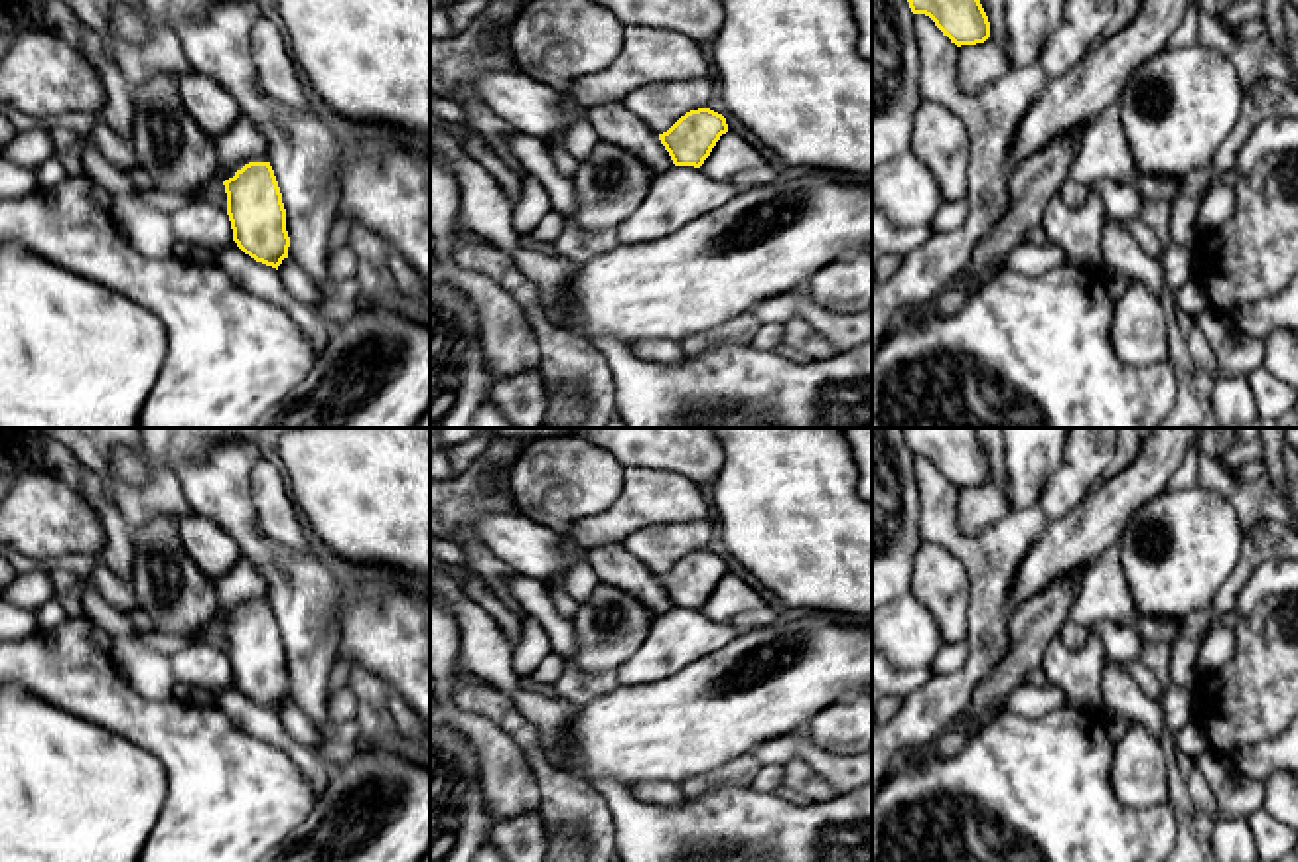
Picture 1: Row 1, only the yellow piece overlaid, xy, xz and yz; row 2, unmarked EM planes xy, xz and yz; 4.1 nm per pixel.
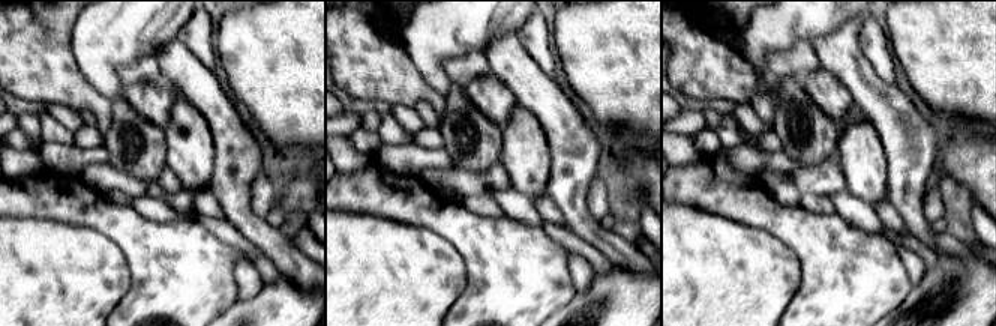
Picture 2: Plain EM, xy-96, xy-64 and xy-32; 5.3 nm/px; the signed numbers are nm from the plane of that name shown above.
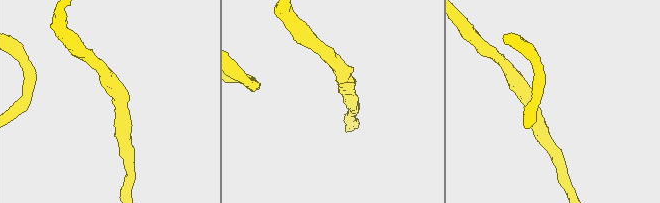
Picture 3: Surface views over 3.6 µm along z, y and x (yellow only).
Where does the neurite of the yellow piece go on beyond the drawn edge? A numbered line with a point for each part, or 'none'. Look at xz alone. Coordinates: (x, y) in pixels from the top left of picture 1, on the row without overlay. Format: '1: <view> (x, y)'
1: xz (610, 626)

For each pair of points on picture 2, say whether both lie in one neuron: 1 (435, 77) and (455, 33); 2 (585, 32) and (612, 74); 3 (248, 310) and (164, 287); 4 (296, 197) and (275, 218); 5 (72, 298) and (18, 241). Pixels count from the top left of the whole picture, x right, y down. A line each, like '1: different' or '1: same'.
1: same
2: same
3: different
4: same
5: same

